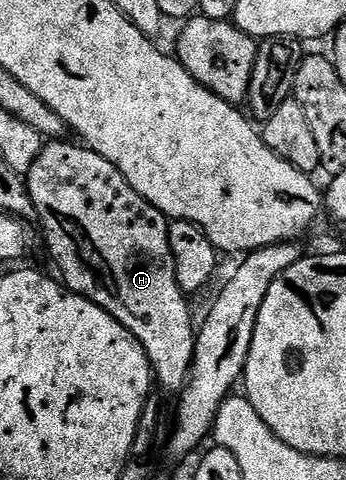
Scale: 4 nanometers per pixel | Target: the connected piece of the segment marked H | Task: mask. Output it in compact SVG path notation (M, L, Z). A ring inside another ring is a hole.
M45 143L44 149L40 151L34 162L34 166L26 175L28 193L36 207L38 221L40 220L41 226L44 227L44 236L48 239L48 252L52 255L53 262L60 267L61 274L59 273L59 275L62 277L62 283L70 291L85 296L90 302L102 306L102 310L106 310L118 323L126 326L126 330L130 330L130 334L134 334L134 338L138 338L138 342L146 350L148 360L152 363L155 383L159 387L161 384L168 392L179 393L183 389L184 383L187 382L188 375L192 372L197 329L194 324L192 328L192 312L188 309L189 297L178 286L178 274L174 274L174 254L170 254L170 238L168 237L170 221L150 202L146 202L146 198L139 196L134 190L134 186L130 186L130 182L126 182L124 175L110 162L106 162L106 158L102 158L102 154L98 154L90 147L81 146L79 143L76 143L77 145L64 143Z

